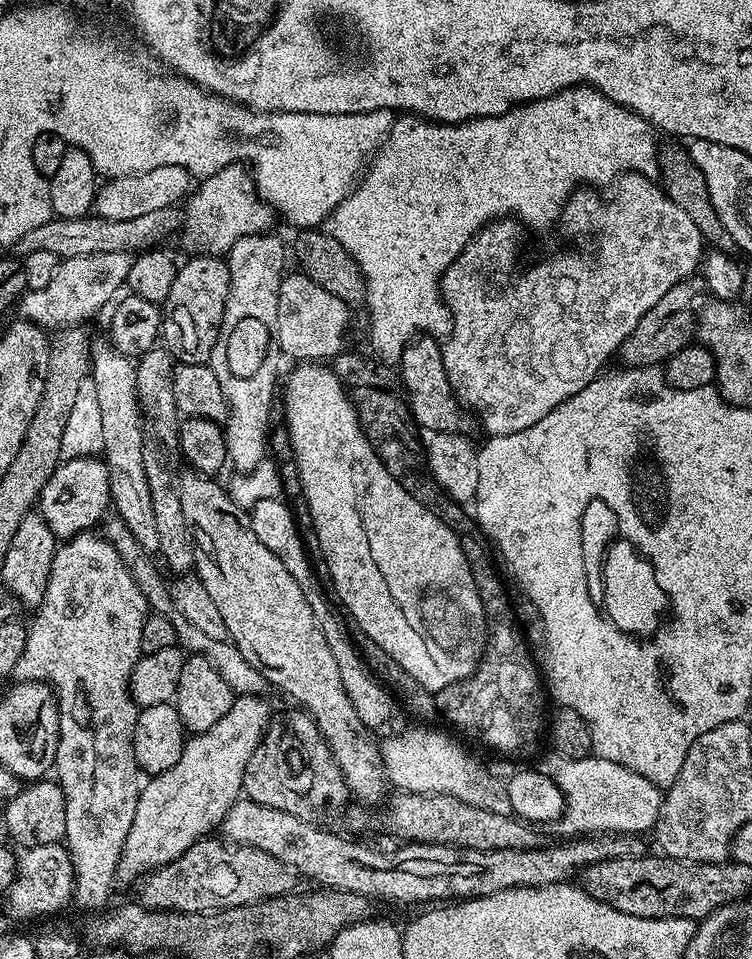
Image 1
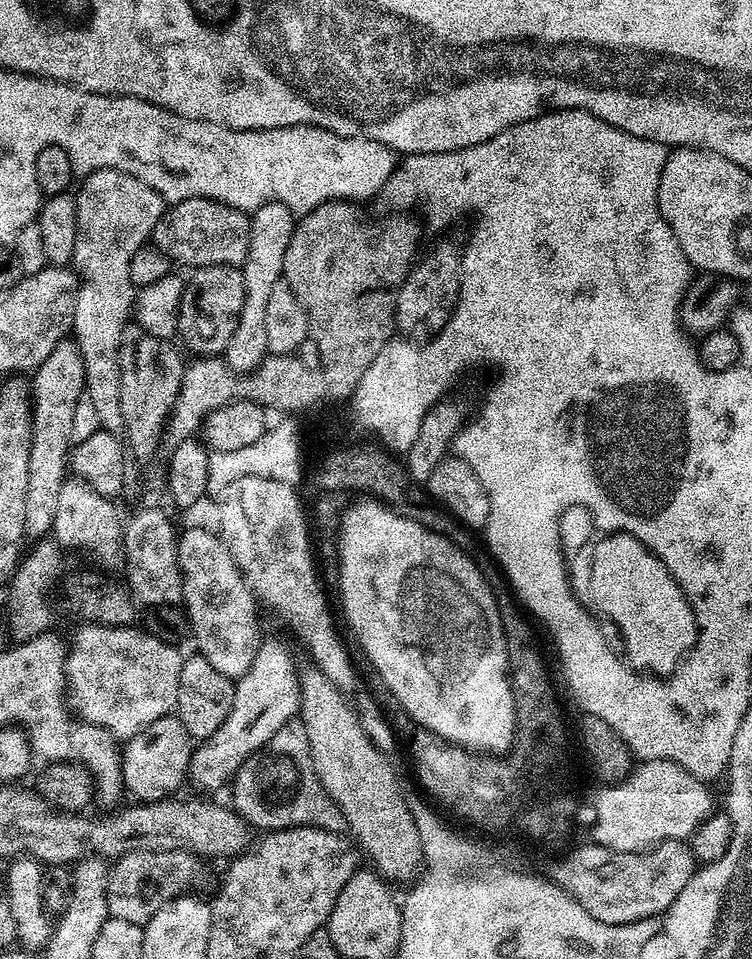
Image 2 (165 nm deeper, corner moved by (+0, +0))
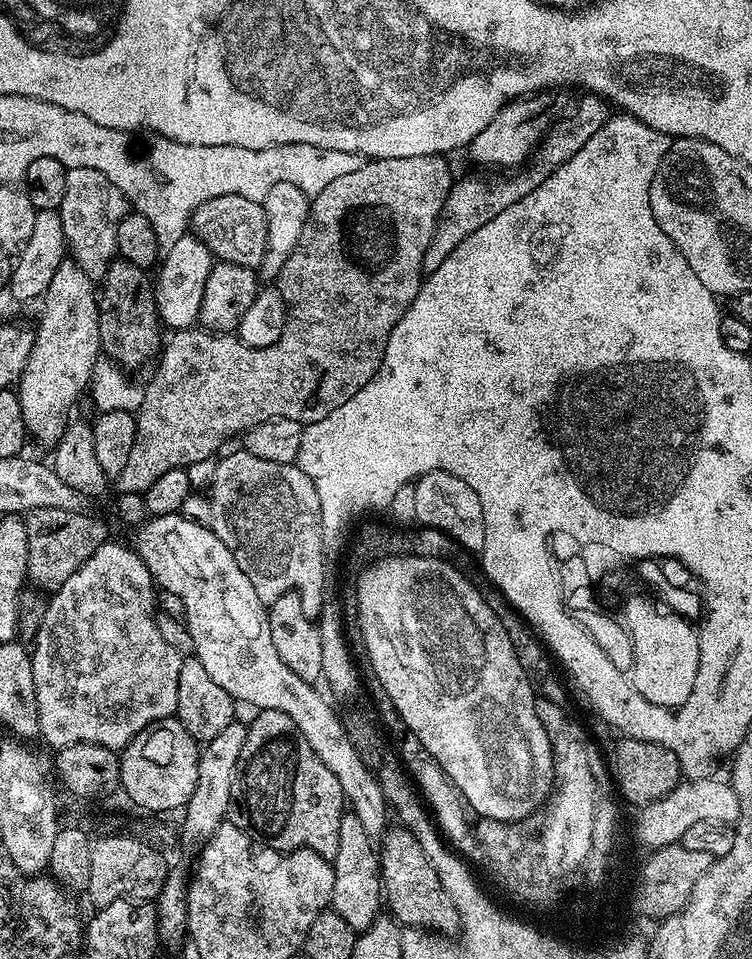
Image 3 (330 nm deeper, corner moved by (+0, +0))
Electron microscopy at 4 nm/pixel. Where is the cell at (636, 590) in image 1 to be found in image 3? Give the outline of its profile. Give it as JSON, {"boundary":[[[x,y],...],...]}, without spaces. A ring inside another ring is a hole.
{"boundary":[[[649,597],[630,599],[622,611],[632,625],[634,637],[637,669],[630,674],[632,684],[658,707],[686,702],[693,692],[698,670],[698,638],[689,631],[689,625],[676,617],[662,616]]]}

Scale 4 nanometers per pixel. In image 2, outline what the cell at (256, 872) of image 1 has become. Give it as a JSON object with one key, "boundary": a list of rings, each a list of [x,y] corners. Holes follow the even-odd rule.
{"boundary":[[[126,852],[115,857],[114,863],[108,870],[106,882],[106,902],[108,911],[114,918],[126,918],[126,922],[134,922],[141,926],[147,924],[148,919],[166,902],[176,896],[185,895],[188,888],[200,876],[201,861],[190,852]]]}

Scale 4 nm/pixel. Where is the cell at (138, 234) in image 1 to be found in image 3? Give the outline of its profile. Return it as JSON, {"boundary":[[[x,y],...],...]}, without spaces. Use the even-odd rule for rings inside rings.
{"boundary":[[[222,194],[202,202],[190,217],[191,235],[198,237],[212,251],[217,261],[259,269],[268,249],[266,214],[259,200],[242,198],[242,194]]]}

